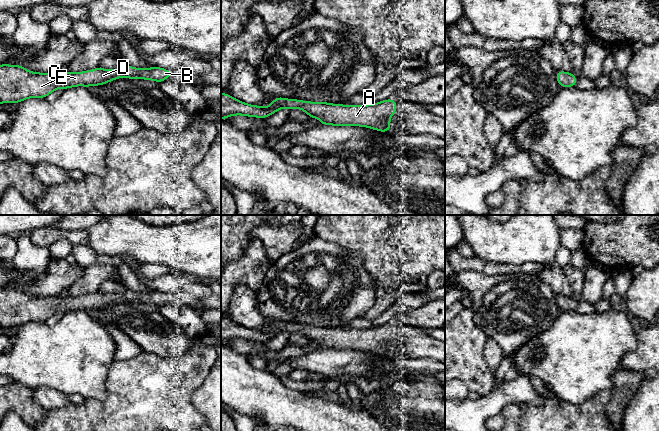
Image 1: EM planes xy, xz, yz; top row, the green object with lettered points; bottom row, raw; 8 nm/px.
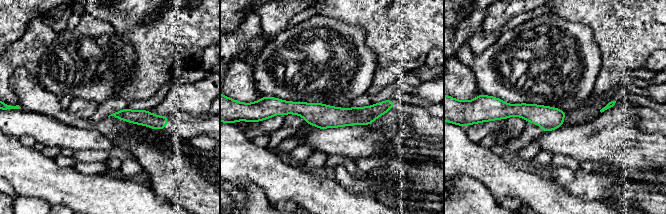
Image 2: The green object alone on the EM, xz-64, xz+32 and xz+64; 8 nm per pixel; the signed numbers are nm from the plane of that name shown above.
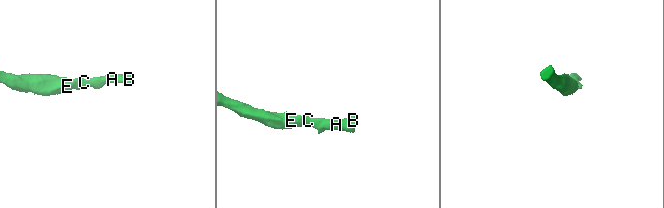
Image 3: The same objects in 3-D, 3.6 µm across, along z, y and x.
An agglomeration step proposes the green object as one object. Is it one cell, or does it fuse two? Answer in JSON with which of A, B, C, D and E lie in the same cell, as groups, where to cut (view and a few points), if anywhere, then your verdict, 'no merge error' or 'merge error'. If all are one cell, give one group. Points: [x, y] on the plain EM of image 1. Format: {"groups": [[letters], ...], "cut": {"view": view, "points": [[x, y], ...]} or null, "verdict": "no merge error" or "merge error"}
{"groups": [["A", "B", "C", "D", "E"]], "cut": null, "verdict": "no merge error"}

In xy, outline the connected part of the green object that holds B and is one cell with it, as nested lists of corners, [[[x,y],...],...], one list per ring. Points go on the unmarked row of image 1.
[[[0,289],[0,328],[20,327],[27,322],[46,322],[56,313],[75,310],[90,311],[107,308],[111,304],[126,301],[162,306],[173,297],[168,293],[151,291],[139,293],[126,289],[123,294],[99,291],[79,297],[38,297],[26,294],[21,289]]]

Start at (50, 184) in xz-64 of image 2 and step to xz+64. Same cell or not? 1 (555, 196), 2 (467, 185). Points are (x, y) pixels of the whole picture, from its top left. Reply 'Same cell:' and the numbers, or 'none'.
Same cell: 1

